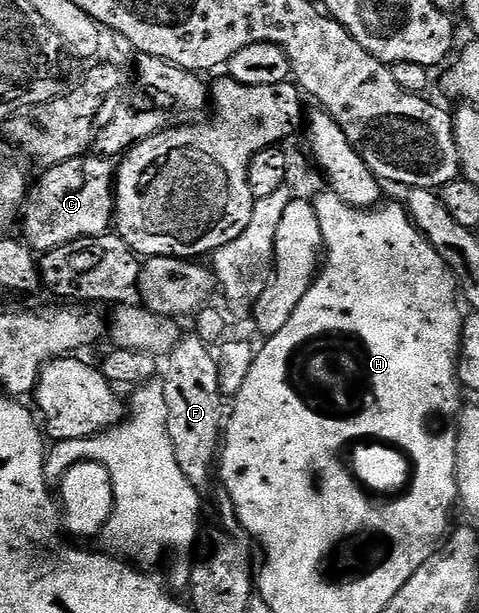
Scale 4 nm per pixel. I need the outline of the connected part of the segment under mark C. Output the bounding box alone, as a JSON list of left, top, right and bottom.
[22,153,116,253]

